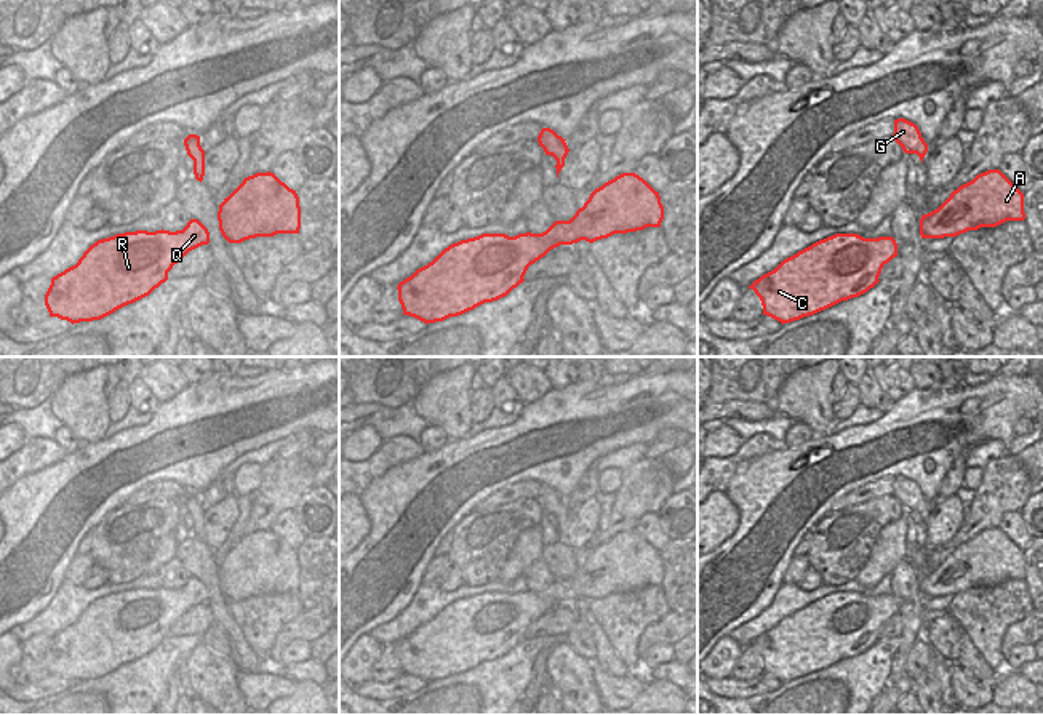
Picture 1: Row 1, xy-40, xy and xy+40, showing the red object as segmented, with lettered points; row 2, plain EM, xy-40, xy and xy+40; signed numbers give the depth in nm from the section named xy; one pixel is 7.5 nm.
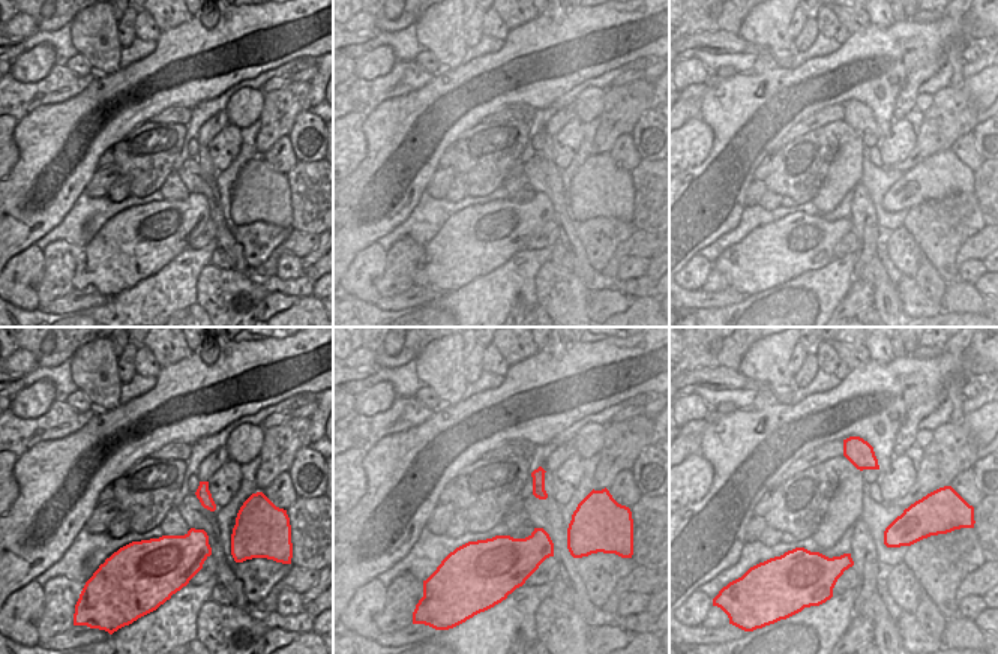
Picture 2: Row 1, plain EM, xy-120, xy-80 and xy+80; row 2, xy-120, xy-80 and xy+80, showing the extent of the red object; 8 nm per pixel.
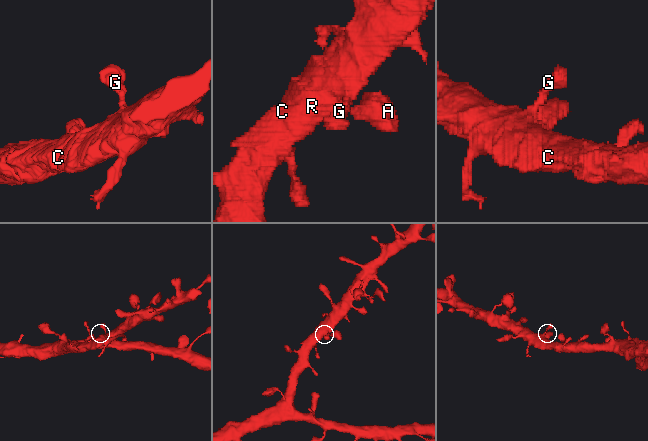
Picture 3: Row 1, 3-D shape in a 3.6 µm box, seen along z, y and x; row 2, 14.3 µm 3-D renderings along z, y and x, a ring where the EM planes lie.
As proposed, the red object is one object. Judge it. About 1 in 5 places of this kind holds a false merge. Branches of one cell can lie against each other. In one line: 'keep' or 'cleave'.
keep

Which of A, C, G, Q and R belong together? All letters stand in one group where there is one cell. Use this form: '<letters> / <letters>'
A C G Q R

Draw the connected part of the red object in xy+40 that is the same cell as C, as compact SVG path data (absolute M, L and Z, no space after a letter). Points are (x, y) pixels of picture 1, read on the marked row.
M835 234L784 259L749 288L760 298L763 315L784 325L867 293L896 256L893 237Z

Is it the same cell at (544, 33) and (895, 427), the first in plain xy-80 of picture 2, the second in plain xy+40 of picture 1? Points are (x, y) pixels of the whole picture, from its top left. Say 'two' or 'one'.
one

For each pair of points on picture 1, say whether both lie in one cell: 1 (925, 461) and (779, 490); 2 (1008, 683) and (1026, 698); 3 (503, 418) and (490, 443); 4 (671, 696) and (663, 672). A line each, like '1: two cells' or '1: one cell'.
1: one cell
2: one cell
3: two cells
4: two cells

